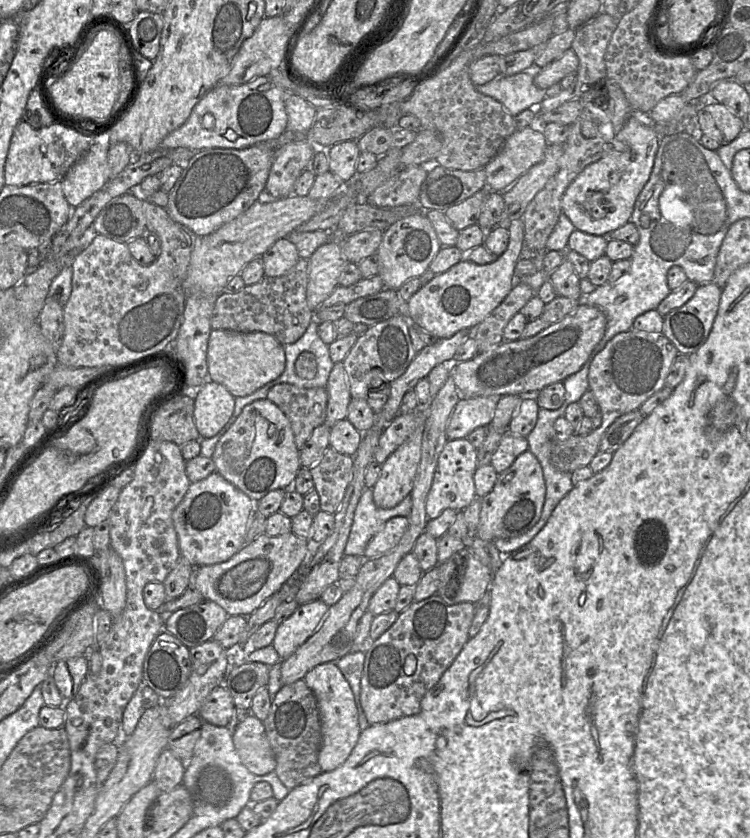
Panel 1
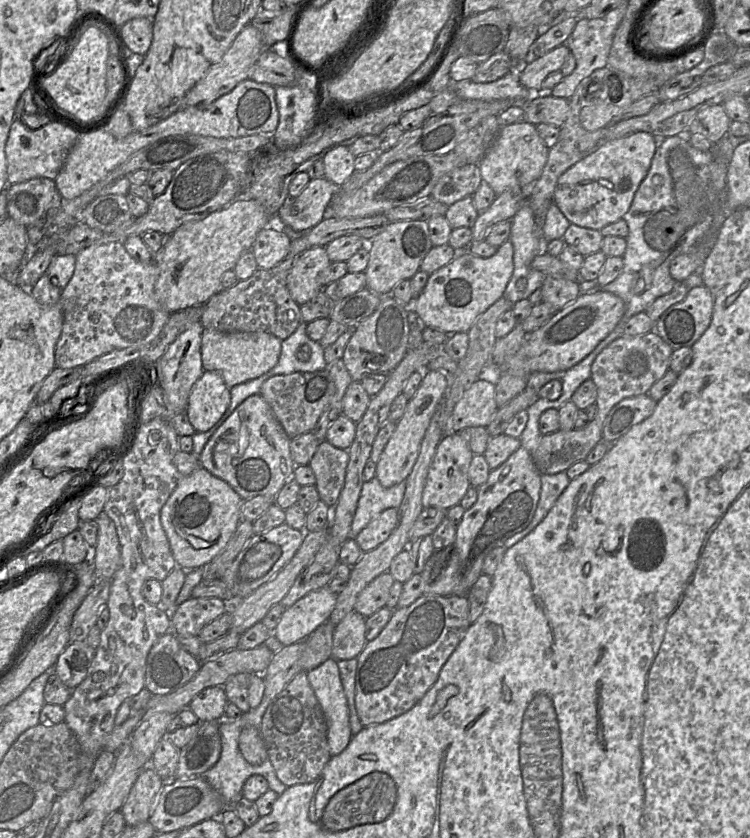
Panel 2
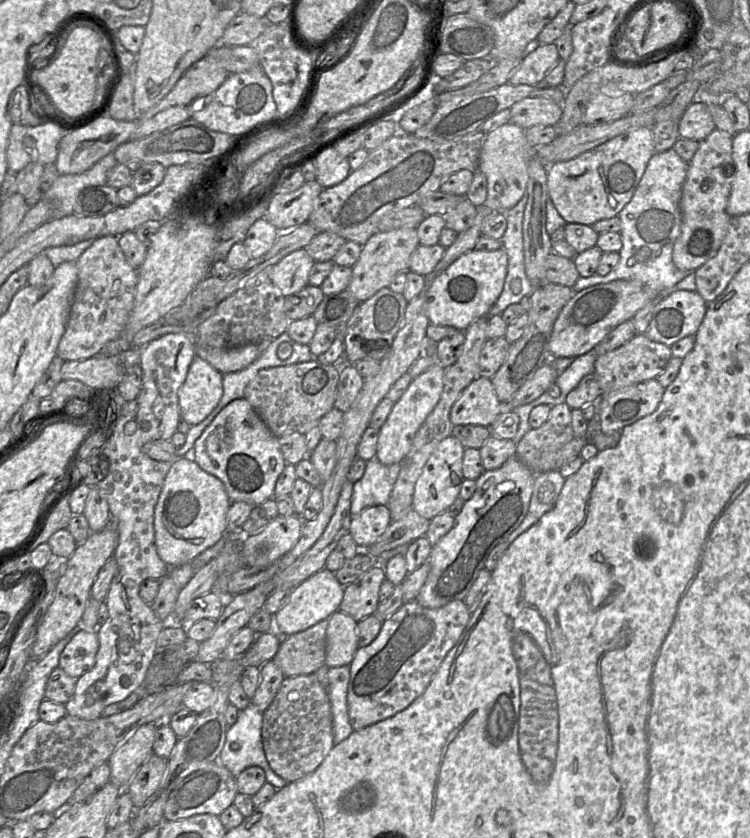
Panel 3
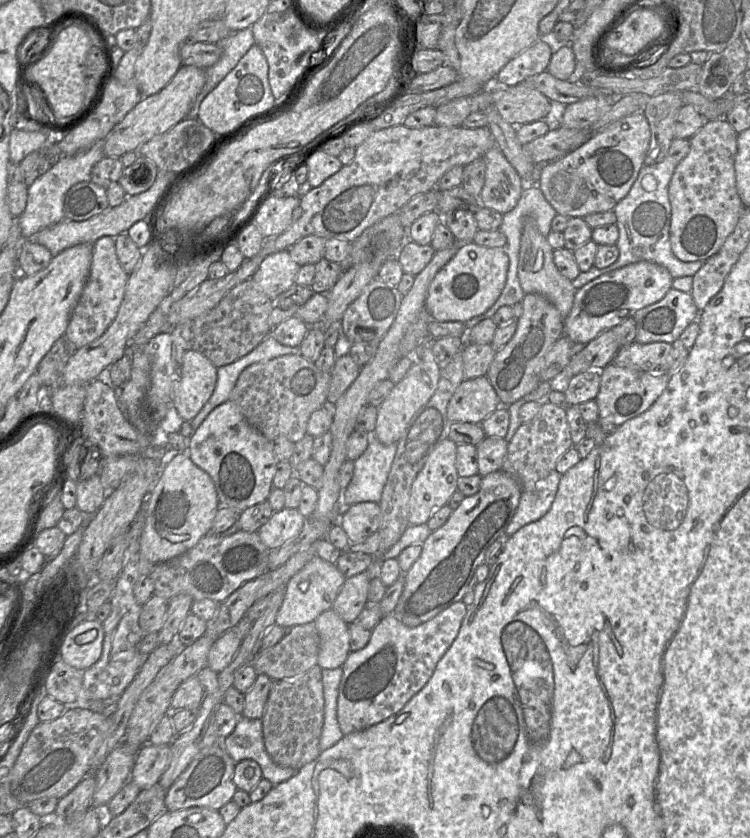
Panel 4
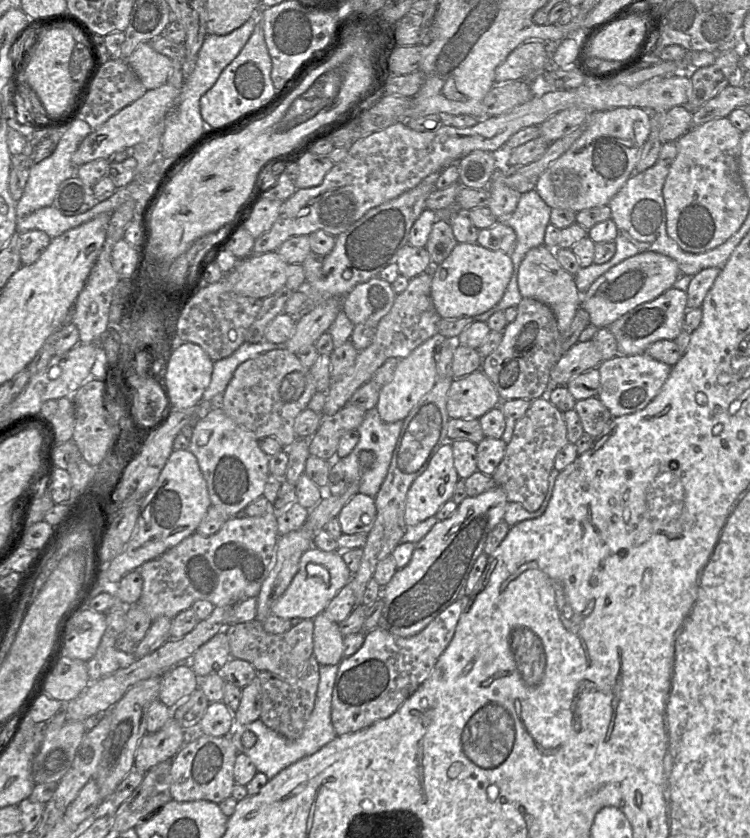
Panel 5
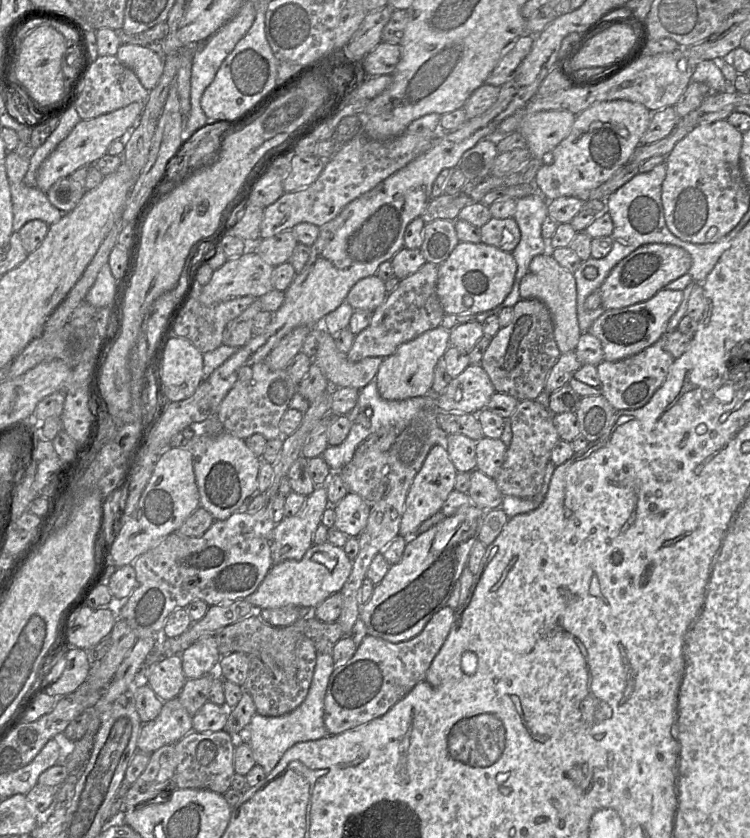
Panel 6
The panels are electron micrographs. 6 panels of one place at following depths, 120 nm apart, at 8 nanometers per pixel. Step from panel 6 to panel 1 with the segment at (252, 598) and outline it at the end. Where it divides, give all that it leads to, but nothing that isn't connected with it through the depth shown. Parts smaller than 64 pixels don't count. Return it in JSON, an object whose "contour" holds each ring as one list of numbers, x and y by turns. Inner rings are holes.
{"contour":[[318,598,300,604,291,616,278,625,272,645,281,659,293,654,314,634,328,610,329,606]]}

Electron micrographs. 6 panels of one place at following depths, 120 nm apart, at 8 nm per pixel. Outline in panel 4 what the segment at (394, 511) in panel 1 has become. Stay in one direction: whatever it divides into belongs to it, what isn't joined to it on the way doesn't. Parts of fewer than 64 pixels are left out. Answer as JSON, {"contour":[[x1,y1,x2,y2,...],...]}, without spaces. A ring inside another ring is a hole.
{"contour":[[374,432,369,433,367,449,358,459,352,460,353,476,343,491,345,507,366,501,379,503,397,452,397,443,383,444]]}

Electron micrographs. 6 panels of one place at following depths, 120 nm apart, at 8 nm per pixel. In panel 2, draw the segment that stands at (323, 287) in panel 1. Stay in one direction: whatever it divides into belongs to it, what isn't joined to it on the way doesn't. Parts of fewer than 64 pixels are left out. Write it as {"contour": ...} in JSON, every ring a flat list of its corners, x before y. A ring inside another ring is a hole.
{"contour":[[325,247,310,248,294,258,287,286,299,305,310,301,323,289,318,276,330,263]]}

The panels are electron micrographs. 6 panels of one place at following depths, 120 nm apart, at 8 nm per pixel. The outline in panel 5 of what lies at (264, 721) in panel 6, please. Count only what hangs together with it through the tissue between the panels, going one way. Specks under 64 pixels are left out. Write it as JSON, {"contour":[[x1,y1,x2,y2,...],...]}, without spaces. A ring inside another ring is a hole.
{"contour":[[338,665,319,666,319,682,314,708,305,724,302,734,298,738,285,738,284,736,268,728,261,721,261,719,257,719,249,724,235,725,233,731,229,735,237,753,243,753,247,755,256,766,257,771,264,773,269,780,282,769,303,757,312,755,328,742,332,741,337,736,331,722,332,691,337,671],[246,731,253,732,257,737,255,745,251,748,246,748,242,744,242,735]]}

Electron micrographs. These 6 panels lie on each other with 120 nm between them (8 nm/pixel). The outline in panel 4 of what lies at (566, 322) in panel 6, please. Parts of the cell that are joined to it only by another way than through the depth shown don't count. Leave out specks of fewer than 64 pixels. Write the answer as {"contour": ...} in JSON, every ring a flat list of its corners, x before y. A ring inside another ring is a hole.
{"contour":[[526,217,522,230,518,263,520,285,525,294,534,293,546,297,565,319,572,308,577,290,572,281,564,277,557,269,553,252,554,249,549,244,547,237,539,232,536,222,531,217]]}

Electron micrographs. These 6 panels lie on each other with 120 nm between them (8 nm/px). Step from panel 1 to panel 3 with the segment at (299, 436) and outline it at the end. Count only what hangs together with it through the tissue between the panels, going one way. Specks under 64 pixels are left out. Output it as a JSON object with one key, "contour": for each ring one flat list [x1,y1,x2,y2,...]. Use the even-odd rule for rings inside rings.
{"contour":[[317,359,289,366,262,369,246,386,244,398,277,438,291,433,305,434,312,427,318,426,321,417,334,408,338,377,339,373,333,365,320,363]]}

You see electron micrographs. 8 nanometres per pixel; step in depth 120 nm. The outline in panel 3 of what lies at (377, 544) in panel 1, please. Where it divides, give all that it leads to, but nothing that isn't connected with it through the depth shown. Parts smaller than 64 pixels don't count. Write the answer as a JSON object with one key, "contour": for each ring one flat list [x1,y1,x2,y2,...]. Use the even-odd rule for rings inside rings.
{"contour":[[386,505,366,507,352,517,349,533,360,549,364,549,375,543,390,523,390,511]]}

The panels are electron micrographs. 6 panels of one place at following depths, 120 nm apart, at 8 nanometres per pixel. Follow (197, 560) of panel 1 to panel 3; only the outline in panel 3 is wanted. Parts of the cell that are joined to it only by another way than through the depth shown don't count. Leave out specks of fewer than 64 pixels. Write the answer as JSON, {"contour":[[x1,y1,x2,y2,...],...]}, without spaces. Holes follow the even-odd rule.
{"contour":[[185,457,175,461,154,509,155,544,161,560,169,567,178,567,215,545,227,533,226,516,231,502,217,477]]}

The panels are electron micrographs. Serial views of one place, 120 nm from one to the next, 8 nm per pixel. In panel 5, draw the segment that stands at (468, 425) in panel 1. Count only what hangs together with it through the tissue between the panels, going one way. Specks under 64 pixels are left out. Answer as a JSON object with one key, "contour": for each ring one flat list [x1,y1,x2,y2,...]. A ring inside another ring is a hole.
{"contour":[[482,369,452,381,446,409,450,418,476,418,496,407,500,396]]}

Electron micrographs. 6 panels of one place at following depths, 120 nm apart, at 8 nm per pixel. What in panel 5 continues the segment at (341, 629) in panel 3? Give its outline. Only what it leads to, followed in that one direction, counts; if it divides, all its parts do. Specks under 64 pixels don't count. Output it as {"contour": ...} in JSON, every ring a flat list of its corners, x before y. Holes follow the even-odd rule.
{"contour":[[325,613,313,619,313,656,319,665,338,665,344,658,344,637,339,623,330,620]]}

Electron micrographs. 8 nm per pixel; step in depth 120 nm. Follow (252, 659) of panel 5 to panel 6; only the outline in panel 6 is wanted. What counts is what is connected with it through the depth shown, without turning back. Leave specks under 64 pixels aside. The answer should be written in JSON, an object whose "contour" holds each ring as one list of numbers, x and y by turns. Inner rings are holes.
{"contour":[[250,615,220,630,215,639,221,656,233,652,248,656,249,670,241,688,252,697,256,713,278,717,292,712,304,701,317,659,314,641,304,635,304,618,286,627,275,627]]}

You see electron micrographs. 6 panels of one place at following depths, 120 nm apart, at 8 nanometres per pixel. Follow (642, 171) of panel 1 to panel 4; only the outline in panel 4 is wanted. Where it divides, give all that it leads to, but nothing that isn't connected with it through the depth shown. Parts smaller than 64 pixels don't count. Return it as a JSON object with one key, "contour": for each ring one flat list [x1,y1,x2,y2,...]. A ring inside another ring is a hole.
{"contour":[[643,112,619,119,594,134,578,149,542,166,538,187,555,211,569,218,613,211,616,204,627,196,644,166,650,140,651,129]]}

